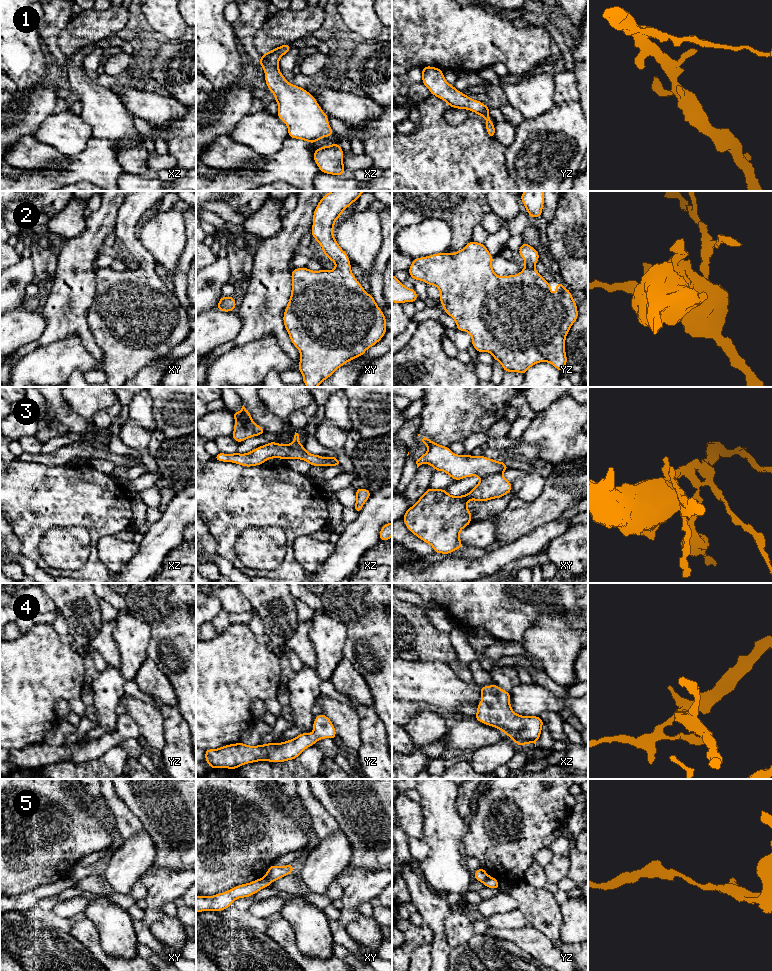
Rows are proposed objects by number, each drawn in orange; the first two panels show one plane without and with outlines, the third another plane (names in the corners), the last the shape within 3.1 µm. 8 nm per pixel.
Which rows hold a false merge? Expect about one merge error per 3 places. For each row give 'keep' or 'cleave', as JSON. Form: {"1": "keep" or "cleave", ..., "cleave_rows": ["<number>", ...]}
{"1": "keep", "2": "keep", "3": "cleave", "4": "keep", "5": "cleave", "cleave_rows": ["3", "5"]}

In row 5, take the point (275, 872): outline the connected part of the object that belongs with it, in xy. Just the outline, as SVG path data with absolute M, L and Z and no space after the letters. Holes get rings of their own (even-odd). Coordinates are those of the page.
M292 863L283 867L278 865L271 865L263 878L269 879L273 882L292 873L294 873Z

